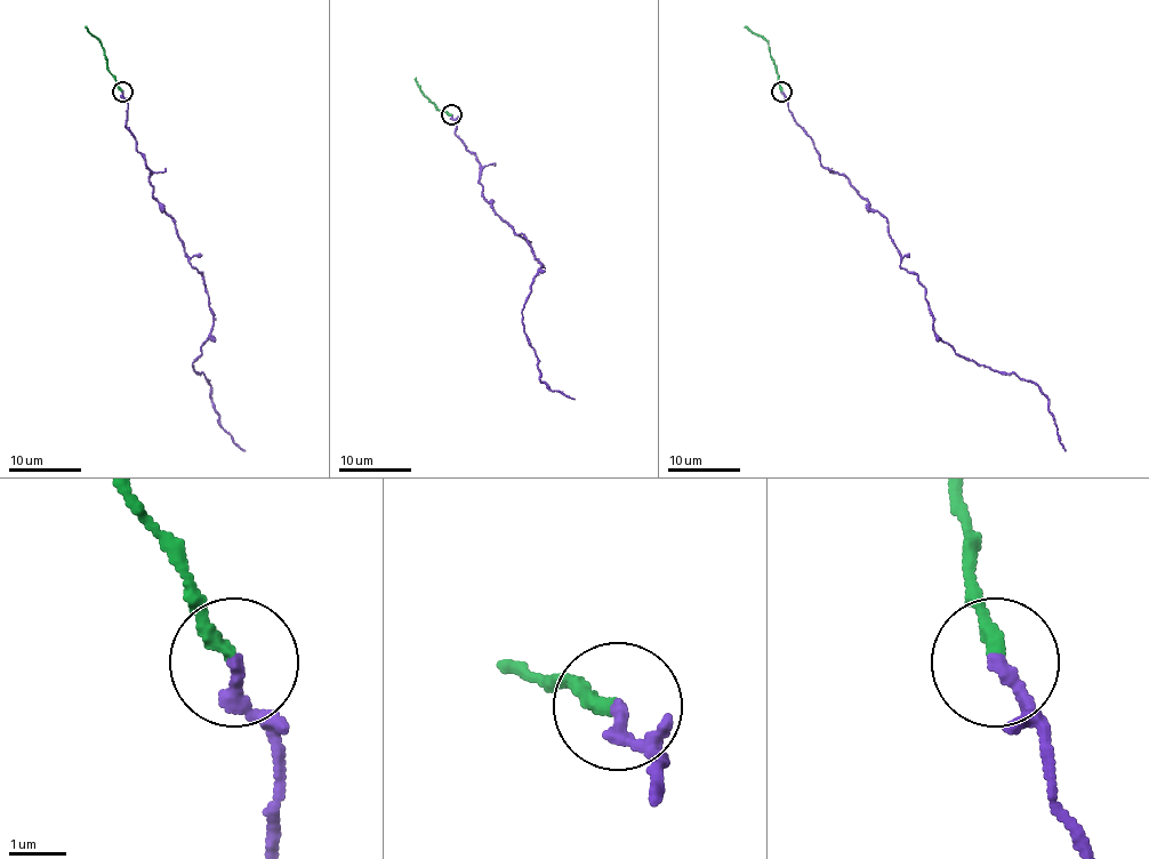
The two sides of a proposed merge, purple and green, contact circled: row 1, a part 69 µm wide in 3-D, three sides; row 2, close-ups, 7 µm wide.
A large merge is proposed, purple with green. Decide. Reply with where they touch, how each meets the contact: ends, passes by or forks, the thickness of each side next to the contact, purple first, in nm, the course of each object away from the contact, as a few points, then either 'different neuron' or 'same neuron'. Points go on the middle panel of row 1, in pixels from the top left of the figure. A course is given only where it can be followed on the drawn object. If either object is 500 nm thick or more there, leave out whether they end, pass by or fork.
(451, 114) | purple ends | green ends | 240/260 nm | purple via (451, 115), (456, 133), (477, 157), (483, 197), (543, 266), (523, 313), (527, 340), (543, 383), (573, 399) | green via (451, 115), (438, 110), (423, 93), (416, 77) | same neuron

